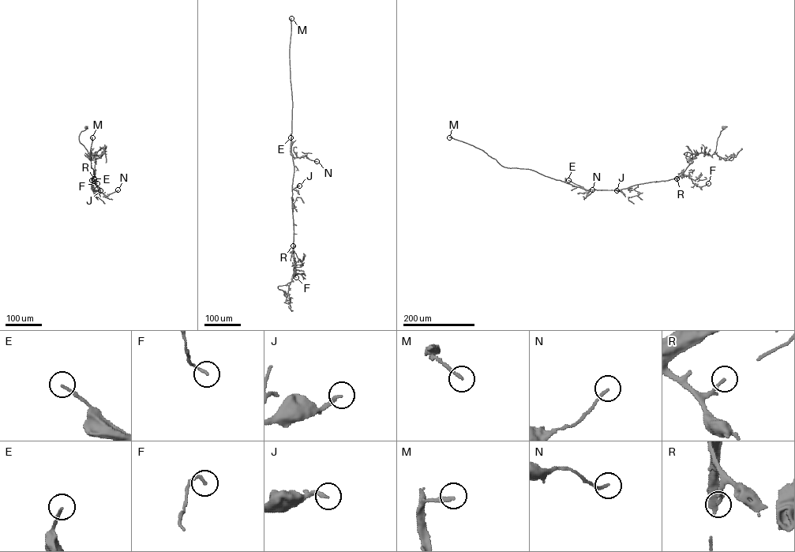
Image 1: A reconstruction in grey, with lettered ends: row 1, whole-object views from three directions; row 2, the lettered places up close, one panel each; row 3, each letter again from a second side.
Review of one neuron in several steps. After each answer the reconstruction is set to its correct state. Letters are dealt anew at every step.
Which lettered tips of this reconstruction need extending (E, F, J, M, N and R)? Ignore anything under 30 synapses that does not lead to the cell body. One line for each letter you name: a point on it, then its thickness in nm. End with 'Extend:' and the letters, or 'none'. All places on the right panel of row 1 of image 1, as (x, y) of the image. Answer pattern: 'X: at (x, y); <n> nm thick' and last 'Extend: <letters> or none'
J: at (616, 190); 190 nm thick
M: at (449, 137); 170 nm thick
R: at (676, 178); 160 nm thick
Extend: J, M, R

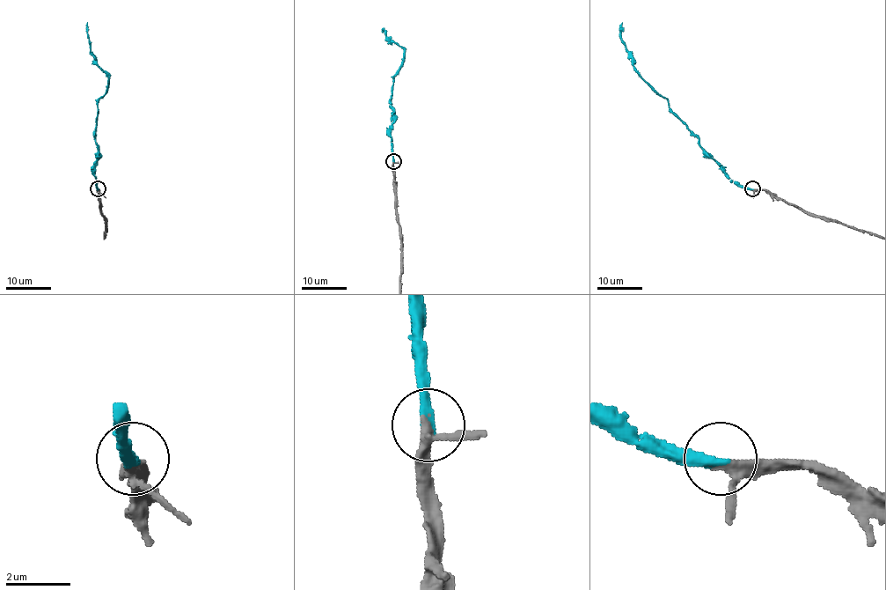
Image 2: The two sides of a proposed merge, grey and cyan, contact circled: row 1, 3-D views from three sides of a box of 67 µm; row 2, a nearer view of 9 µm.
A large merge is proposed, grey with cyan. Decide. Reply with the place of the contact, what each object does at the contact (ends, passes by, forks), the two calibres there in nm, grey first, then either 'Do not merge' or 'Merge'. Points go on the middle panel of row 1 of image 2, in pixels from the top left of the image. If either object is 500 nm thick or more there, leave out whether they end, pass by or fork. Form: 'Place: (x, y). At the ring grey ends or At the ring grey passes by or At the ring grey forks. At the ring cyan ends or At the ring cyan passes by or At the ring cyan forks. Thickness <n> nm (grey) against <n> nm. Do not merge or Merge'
Place: (393, 161). At the ring grey passes by. At the ring cyan ends. Thickness 280 nm (grey) against 320 nm. Merge

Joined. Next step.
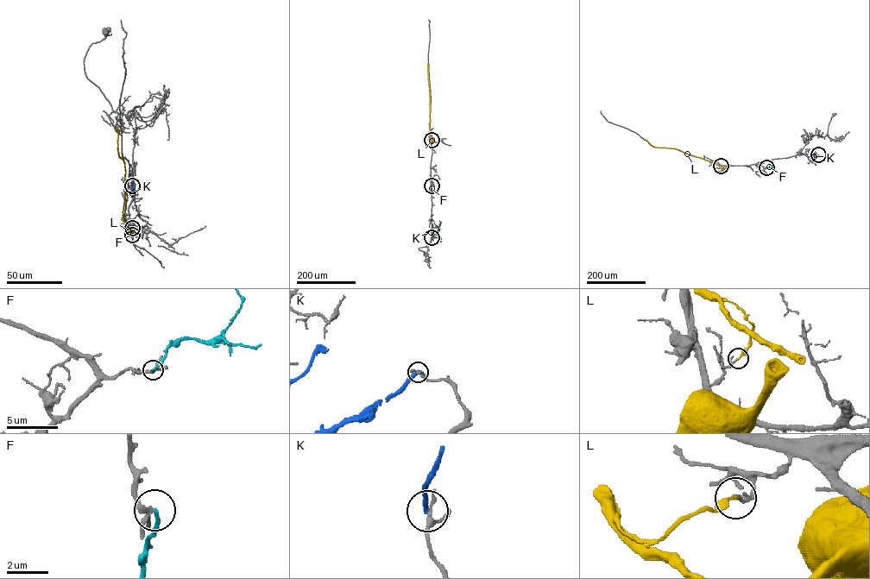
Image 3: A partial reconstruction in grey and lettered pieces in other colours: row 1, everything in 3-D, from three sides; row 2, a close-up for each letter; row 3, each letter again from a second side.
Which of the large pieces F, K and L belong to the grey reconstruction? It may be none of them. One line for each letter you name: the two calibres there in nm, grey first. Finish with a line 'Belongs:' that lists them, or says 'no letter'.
F: Thickness 190 nm (grey) against 170 nm
Belongs: F

